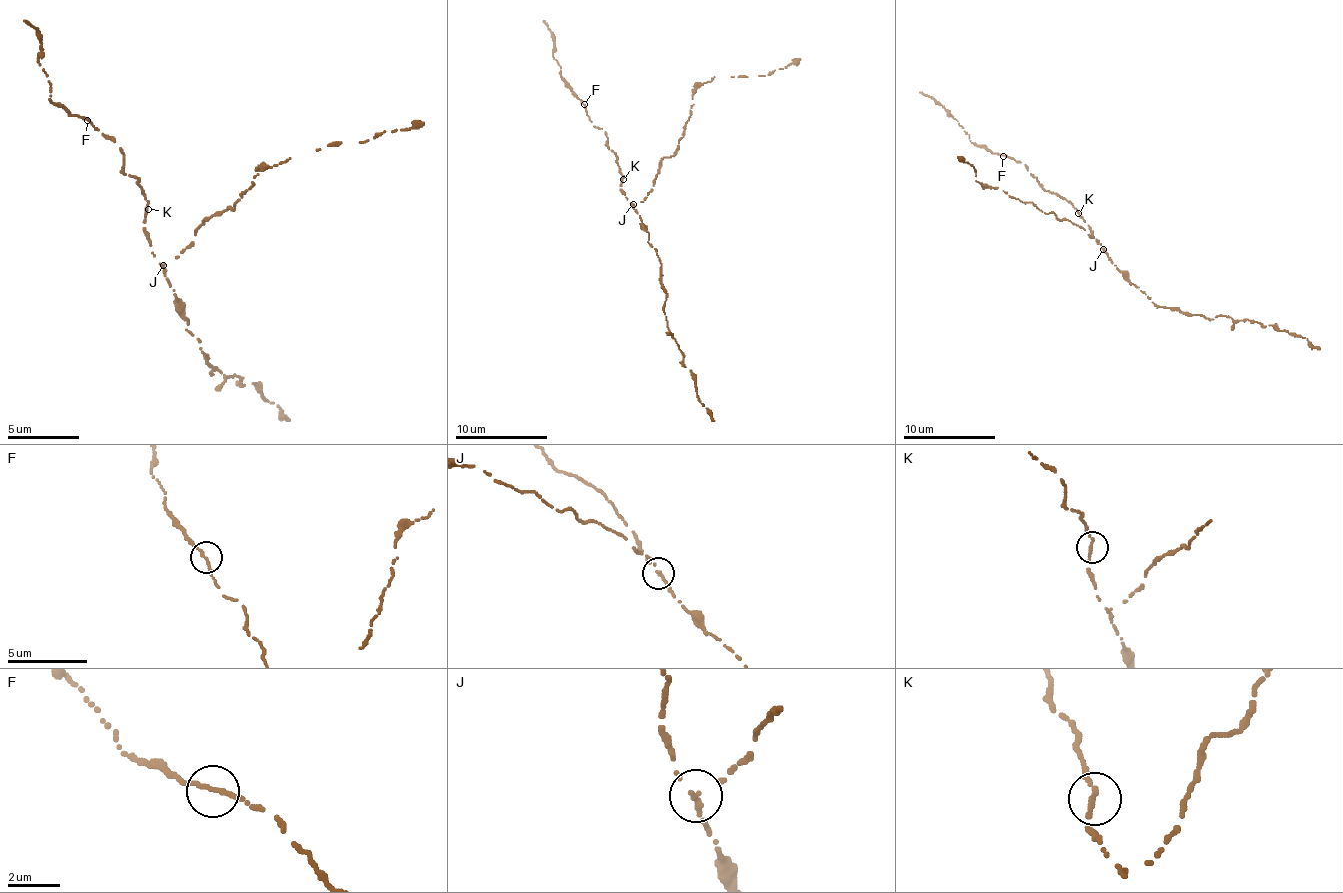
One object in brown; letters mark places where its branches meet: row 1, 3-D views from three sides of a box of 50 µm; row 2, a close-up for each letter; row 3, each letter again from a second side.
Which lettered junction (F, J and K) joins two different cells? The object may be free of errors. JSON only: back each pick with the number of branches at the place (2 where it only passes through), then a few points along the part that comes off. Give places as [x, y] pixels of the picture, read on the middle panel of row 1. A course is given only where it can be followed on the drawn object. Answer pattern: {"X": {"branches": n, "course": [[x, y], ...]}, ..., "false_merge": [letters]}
{"J": {"branches": 1, "course": [[632, 204], [648, 195], [659, 161], [673, 154], [698, 88], [714, 76], [765, 76], [799, 58]]}, "false_merge": ["J"]}

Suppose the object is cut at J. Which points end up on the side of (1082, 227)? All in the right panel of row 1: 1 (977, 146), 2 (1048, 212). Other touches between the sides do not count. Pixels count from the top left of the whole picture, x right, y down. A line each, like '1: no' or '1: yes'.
1: no
2: yes

